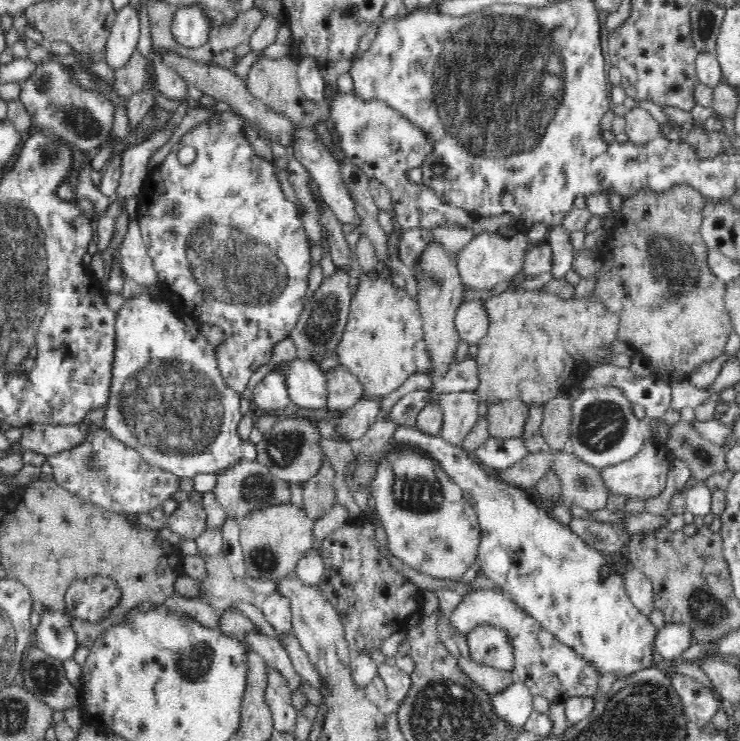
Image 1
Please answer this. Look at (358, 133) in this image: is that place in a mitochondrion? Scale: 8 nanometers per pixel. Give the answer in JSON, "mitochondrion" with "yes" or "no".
{"mitochondrion":"yes"}

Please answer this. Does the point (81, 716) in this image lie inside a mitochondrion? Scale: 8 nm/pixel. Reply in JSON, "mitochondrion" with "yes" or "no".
{"mitochondrion":"no"}

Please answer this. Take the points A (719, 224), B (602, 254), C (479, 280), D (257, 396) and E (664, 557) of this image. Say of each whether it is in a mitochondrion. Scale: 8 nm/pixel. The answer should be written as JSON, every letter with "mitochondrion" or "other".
{"A":"other","B":"other","C":"other","D":"other","E":"other"}

